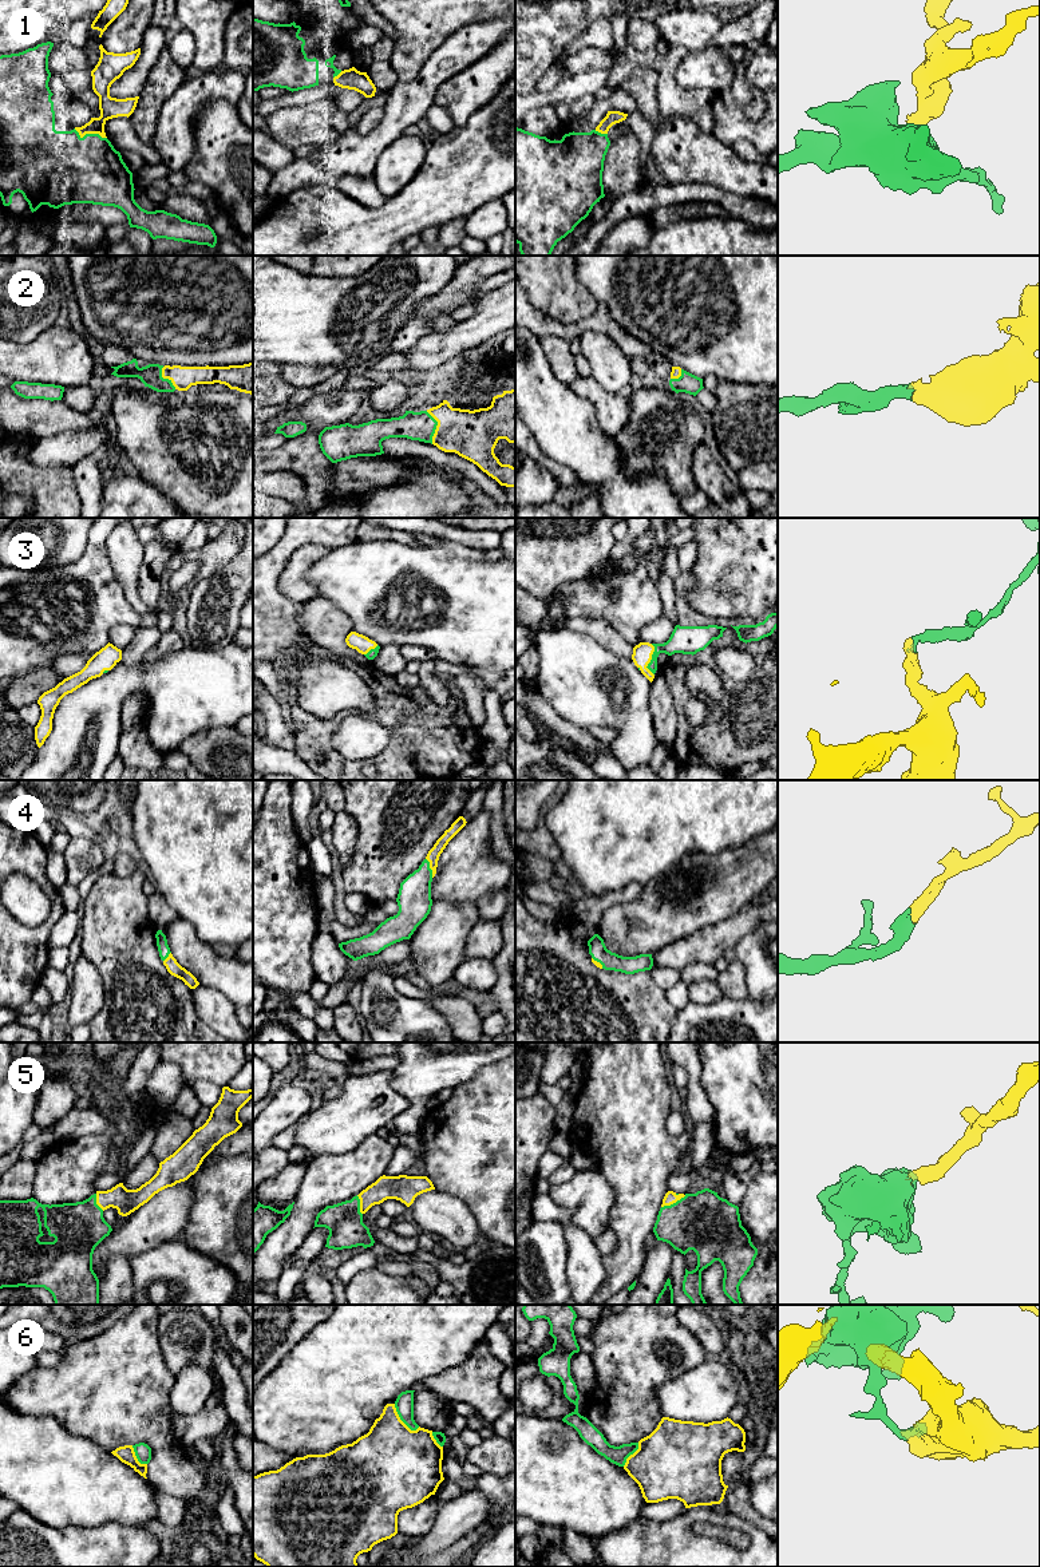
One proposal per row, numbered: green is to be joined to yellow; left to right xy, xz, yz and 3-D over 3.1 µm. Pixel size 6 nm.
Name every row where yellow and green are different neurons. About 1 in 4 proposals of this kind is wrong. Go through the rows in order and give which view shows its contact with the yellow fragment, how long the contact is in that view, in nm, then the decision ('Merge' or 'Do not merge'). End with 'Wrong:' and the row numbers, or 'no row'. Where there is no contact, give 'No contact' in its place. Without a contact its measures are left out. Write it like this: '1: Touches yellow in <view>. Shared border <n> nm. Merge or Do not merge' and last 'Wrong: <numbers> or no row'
1: Touches yellow in xy. Shared border 200 nm. Merge
2: Touches yellow in xz. Shared border 200 nm. Merge
3: Touches yellow in yz. Shared border 190 nm. Merge
4: Touches yellow in xz. Shared border 130 nm. Merge
5: Touches yellow in yz. Shared border 170 nm. Merge
6: Touches yellow in xz. Shared border 220 nm. Do not merge
Wrong: 6

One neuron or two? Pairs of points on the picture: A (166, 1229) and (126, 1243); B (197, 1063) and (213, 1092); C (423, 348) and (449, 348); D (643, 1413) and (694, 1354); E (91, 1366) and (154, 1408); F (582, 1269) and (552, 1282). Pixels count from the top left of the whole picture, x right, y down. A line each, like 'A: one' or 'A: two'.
A: one
B: two
C: one
D: one
E: one
F: two

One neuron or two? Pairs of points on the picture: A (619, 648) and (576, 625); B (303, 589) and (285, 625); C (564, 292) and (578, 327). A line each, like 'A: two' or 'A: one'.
A: one
B: two
C: two

